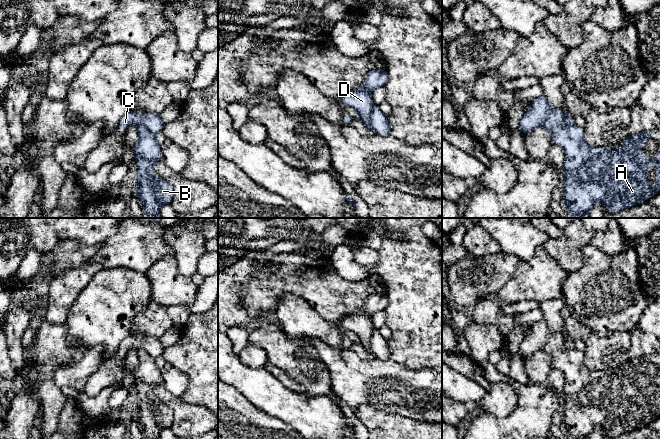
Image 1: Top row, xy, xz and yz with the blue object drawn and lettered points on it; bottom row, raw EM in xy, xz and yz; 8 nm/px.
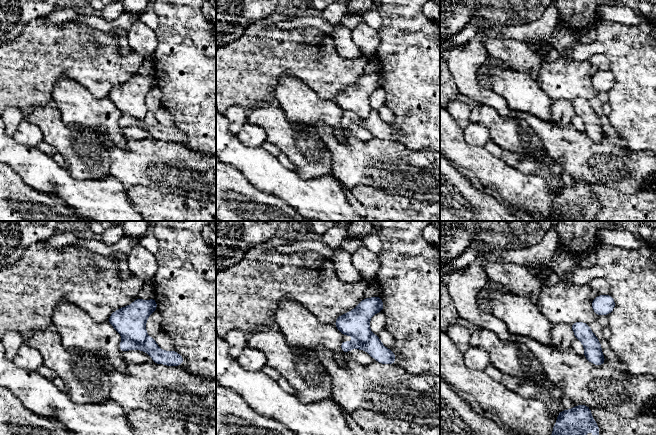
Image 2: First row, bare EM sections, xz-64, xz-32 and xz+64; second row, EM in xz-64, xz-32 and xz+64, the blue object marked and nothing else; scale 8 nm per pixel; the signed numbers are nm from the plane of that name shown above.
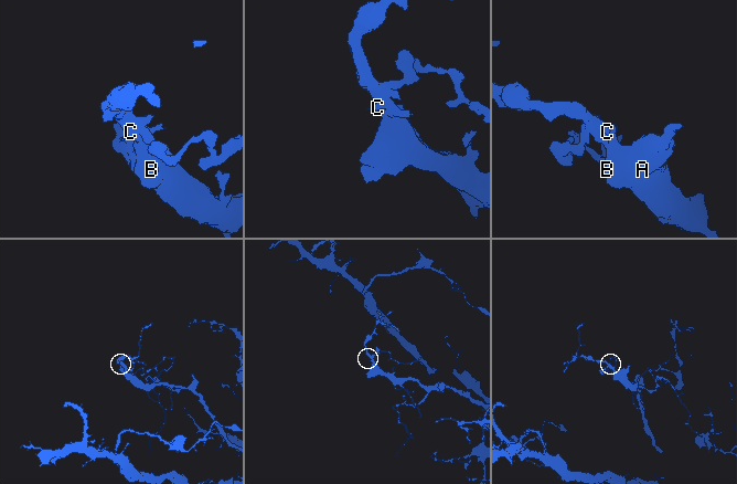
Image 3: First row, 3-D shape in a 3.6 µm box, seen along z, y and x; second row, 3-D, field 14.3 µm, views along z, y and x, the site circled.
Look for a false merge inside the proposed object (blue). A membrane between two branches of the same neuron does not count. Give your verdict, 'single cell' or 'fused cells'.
fused cells

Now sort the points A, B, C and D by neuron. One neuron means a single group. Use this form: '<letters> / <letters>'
A B D / C

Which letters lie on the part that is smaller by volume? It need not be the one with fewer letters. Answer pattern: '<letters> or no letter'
C

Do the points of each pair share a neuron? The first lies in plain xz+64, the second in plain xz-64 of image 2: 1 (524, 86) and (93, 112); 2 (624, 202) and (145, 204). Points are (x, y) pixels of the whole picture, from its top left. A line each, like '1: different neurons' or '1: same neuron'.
1: same neuron
2: same neuron

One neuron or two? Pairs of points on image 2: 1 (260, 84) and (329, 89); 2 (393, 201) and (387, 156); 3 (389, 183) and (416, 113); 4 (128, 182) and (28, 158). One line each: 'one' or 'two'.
1: one
2: two
3: two
4: two

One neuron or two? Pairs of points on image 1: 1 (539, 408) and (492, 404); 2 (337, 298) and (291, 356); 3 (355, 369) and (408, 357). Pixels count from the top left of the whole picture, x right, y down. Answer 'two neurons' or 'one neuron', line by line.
1: two neurons
2: two neurons
3: two neurons

